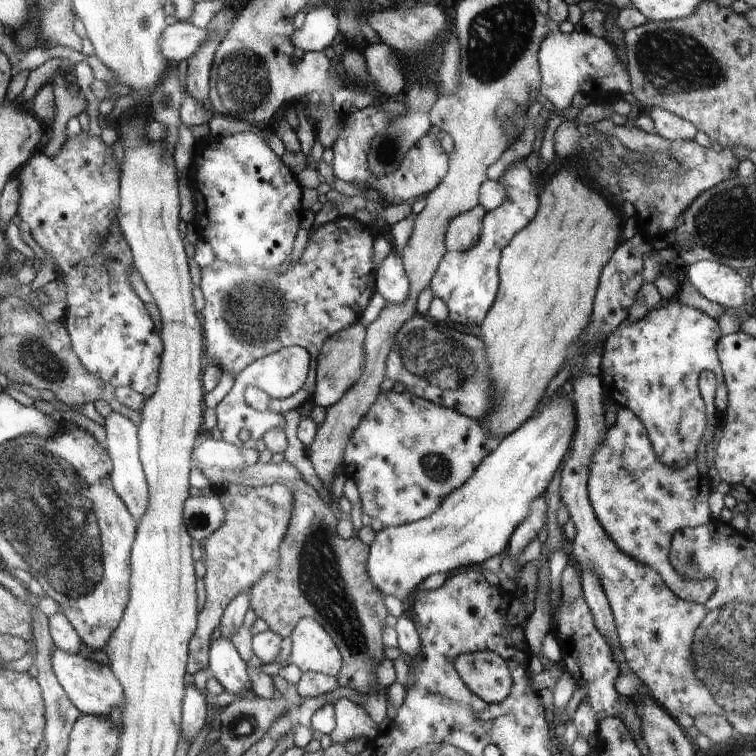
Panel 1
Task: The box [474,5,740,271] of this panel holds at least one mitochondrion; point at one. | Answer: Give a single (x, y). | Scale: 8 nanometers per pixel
(672, 61)

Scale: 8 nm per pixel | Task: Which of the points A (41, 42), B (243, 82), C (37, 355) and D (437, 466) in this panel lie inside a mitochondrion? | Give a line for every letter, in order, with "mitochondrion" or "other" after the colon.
A: other
B: mitochondrion
C: mitochondrion
D: mitochondrion

